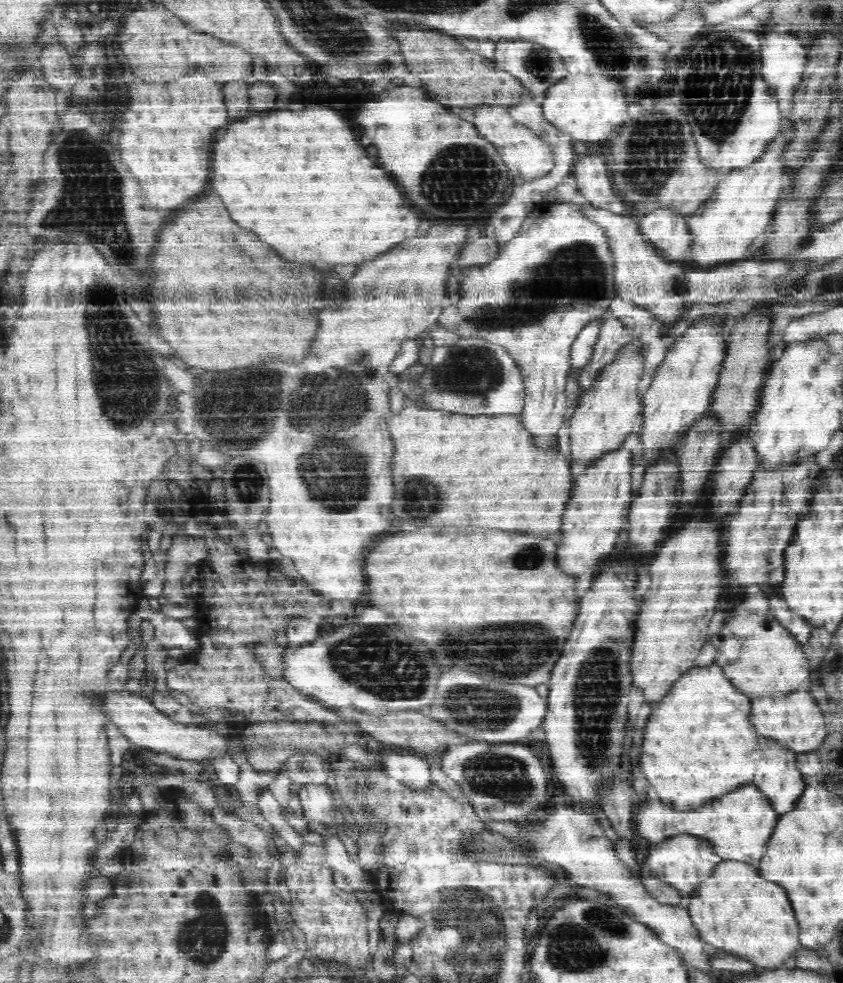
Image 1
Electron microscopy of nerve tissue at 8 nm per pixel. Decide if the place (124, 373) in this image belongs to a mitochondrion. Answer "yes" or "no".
yes

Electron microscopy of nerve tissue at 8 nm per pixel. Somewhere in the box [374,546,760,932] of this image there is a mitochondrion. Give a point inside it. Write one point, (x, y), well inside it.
(596, 695)

